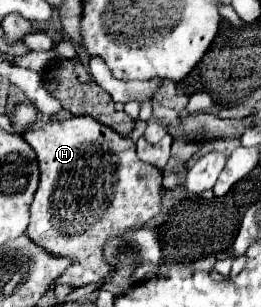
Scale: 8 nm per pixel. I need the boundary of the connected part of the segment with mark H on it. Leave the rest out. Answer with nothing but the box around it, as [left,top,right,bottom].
[23,116,161,286]

